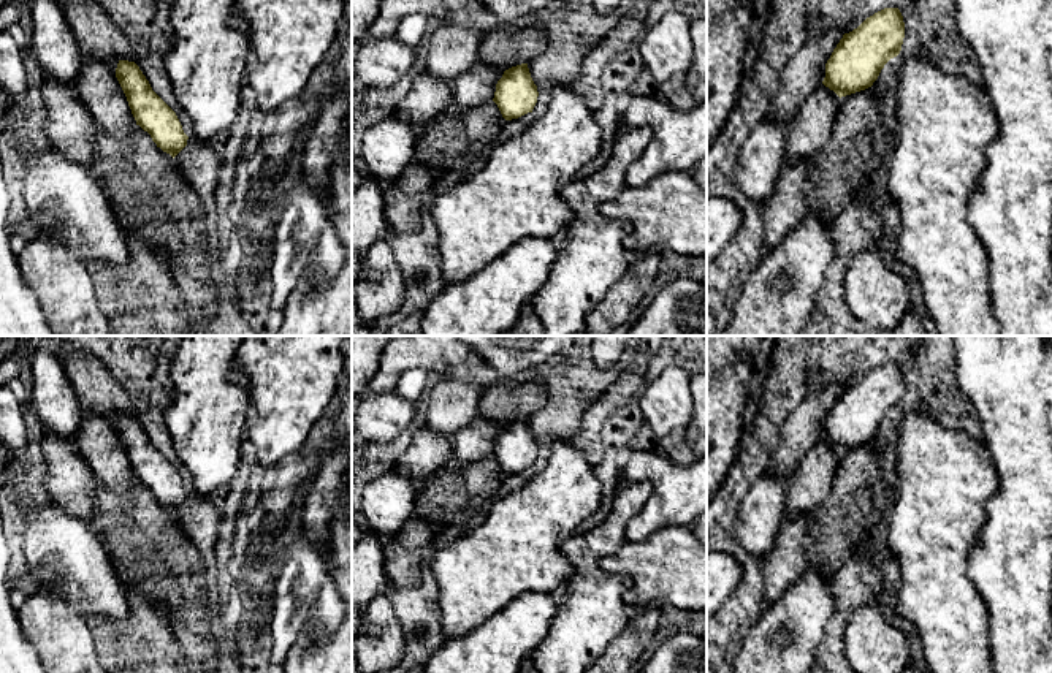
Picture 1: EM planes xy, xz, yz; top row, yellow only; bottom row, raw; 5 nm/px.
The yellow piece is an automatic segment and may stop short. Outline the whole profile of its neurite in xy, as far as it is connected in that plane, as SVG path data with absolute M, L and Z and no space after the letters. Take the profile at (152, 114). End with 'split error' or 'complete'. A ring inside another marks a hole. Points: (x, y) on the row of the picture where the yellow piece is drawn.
M119 60L116 78L127 97L132 114L152 141L173 158L187 146L176 112L152 90L135 62Z | complete

